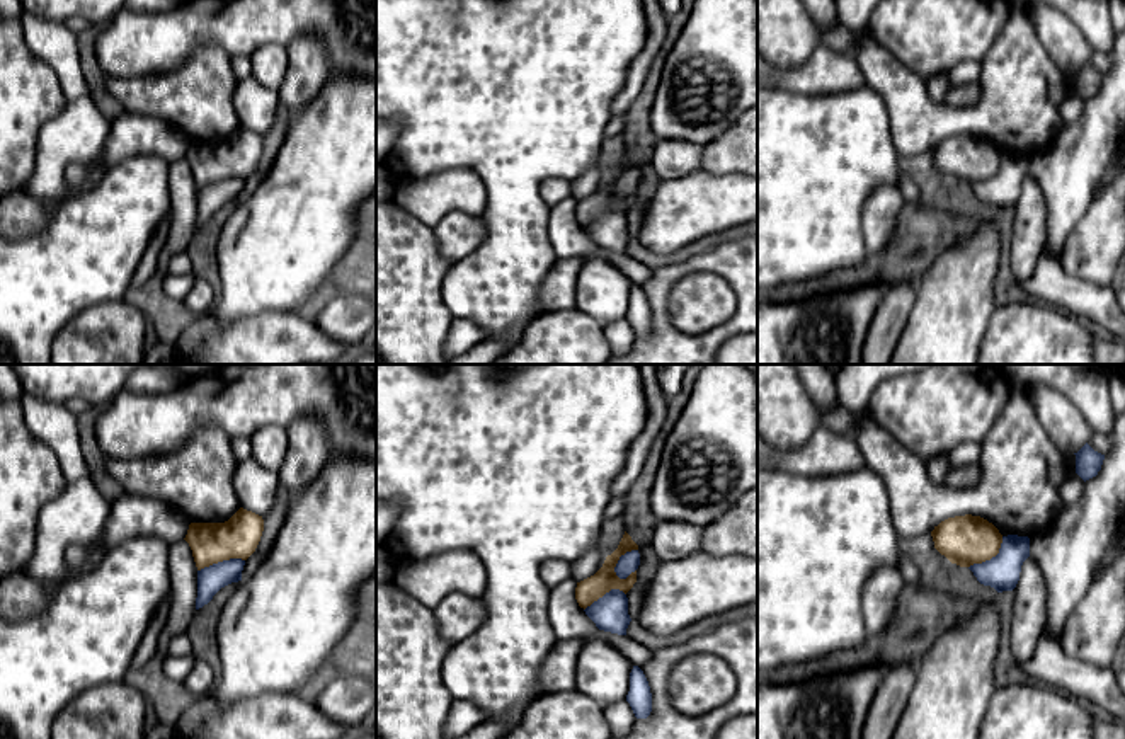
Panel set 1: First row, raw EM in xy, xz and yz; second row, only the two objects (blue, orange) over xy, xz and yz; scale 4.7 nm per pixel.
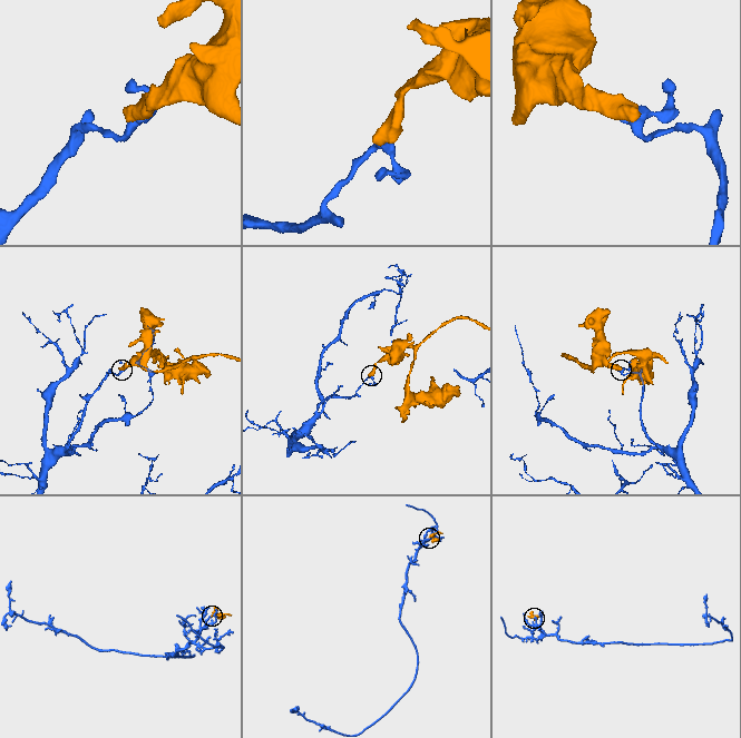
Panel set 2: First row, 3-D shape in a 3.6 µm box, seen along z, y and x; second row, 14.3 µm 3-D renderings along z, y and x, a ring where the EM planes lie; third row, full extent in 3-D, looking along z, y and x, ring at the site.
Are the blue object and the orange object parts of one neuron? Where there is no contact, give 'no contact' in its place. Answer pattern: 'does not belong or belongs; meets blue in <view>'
does not belong; meets blue in xz

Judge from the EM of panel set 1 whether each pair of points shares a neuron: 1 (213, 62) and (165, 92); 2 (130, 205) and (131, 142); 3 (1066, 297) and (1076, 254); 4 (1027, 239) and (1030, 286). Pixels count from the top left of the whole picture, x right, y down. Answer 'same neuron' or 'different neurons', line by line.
1: same neuron
2: different neurons
3: different neurons
4: different neurons

